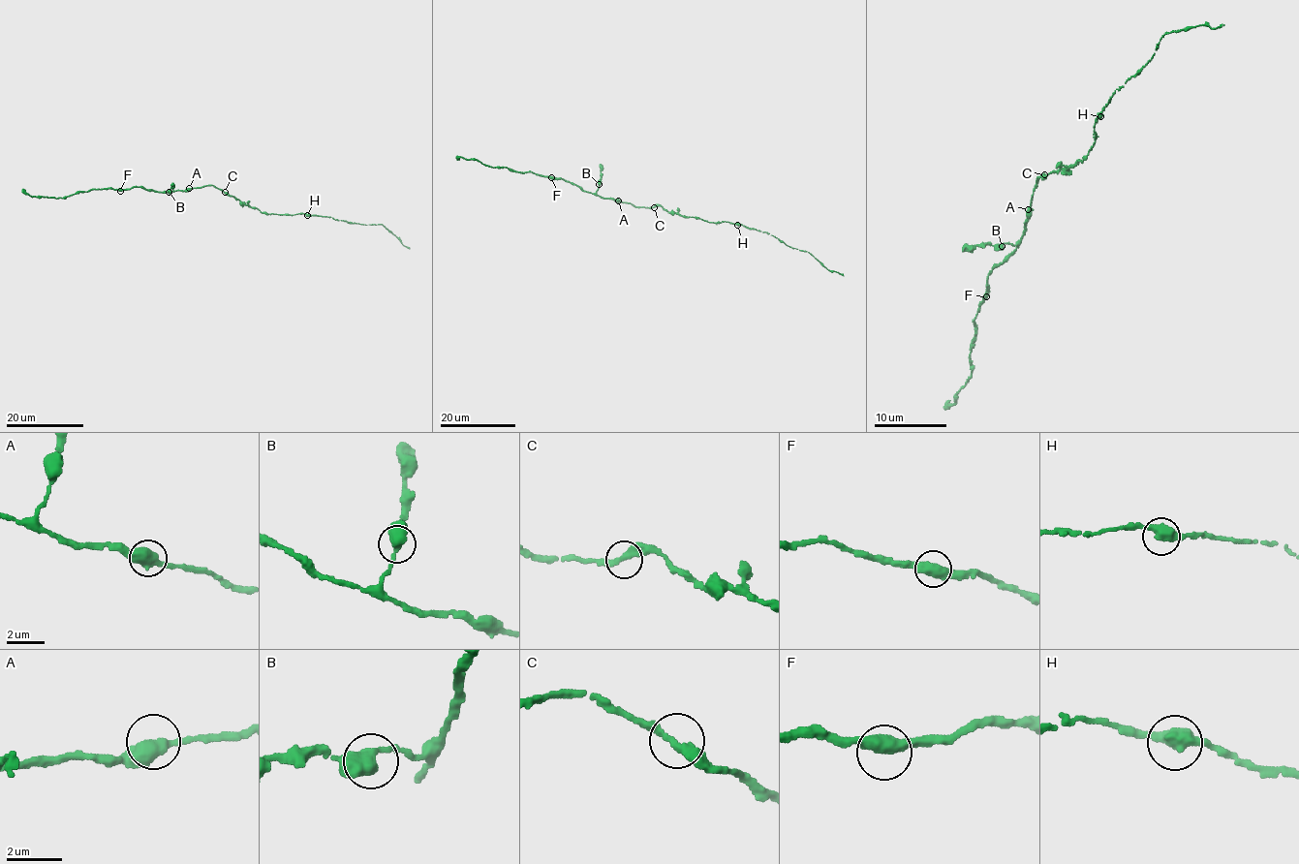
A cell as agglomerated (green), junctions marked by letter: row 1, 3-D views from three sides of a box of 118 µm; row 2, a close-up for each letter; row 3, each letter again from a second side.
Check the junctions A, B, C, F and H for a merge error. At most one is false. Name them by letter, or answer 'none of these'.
none of these

